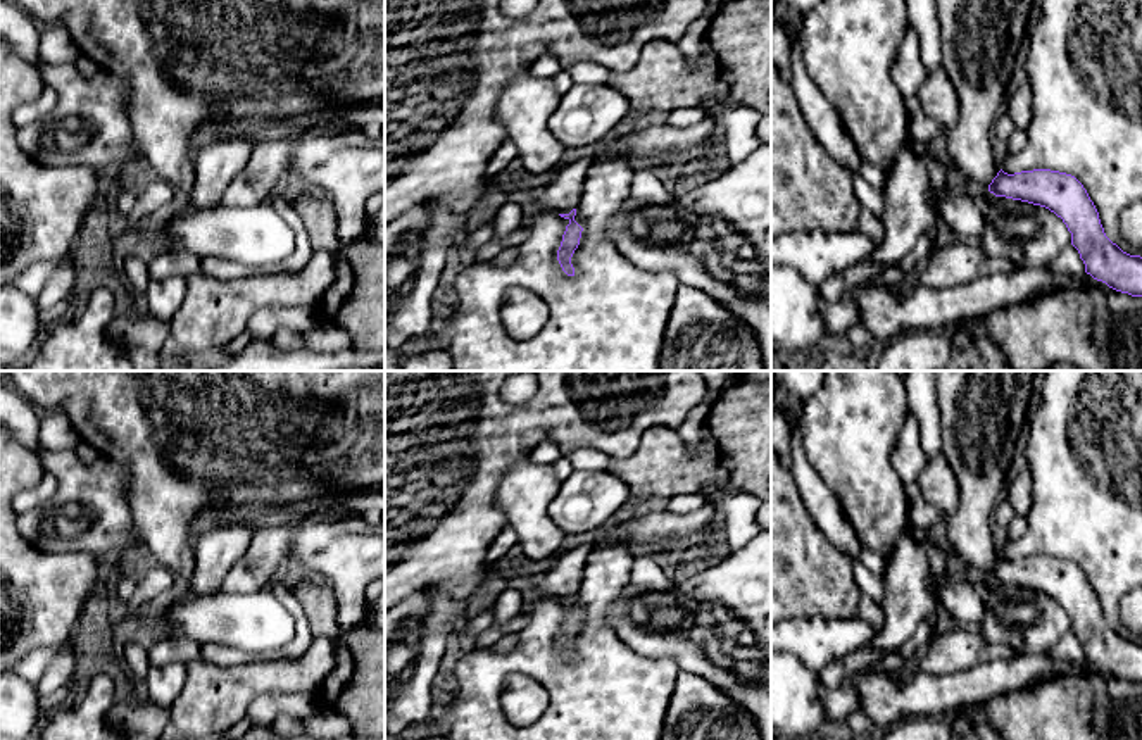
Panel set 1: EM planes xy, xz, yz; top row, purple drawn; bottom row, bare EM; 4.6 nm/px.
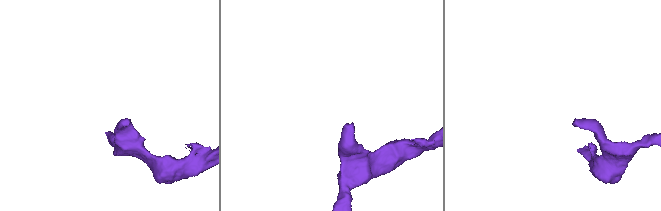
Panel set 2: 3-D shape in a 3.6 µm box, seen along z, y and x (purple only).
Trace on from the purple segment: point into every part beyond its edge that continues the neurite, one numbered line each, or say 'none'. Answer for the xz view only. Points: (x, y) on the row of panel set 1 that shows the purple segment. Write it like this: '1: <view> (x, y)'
1: xz (661, 142)

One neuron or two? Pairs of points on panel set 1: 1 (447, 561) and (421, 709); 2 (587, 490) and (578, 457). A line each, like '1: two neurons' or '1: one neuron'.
1: two neurons
2: two neurons

